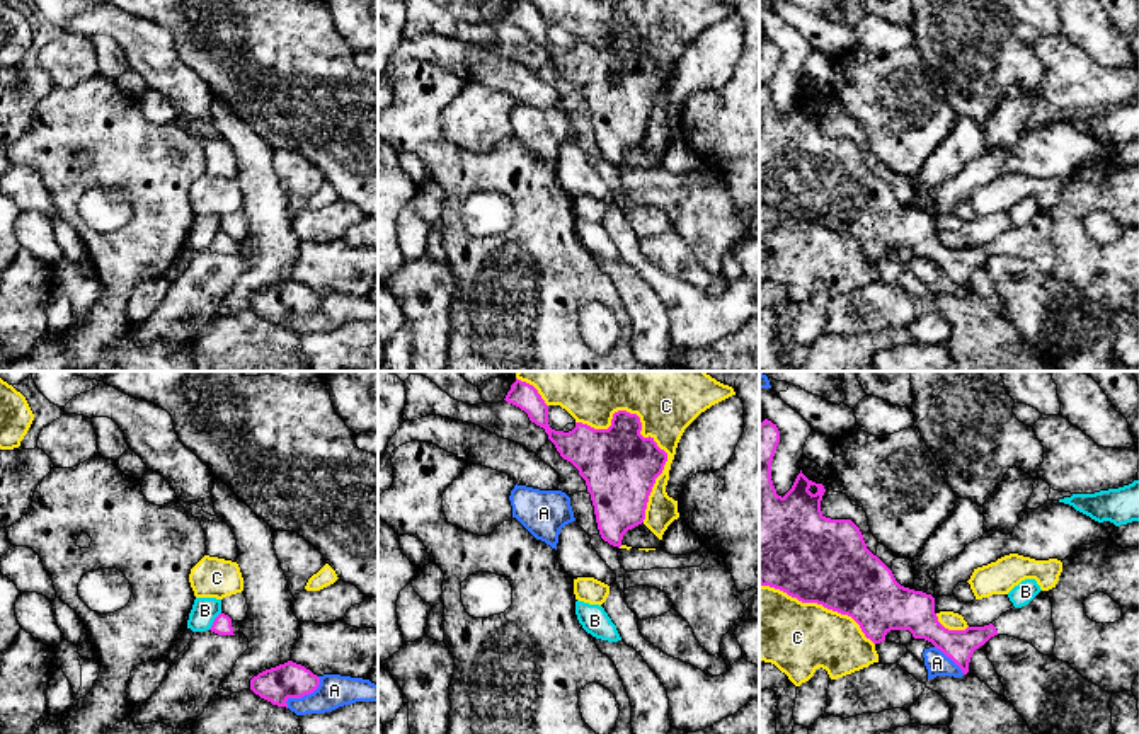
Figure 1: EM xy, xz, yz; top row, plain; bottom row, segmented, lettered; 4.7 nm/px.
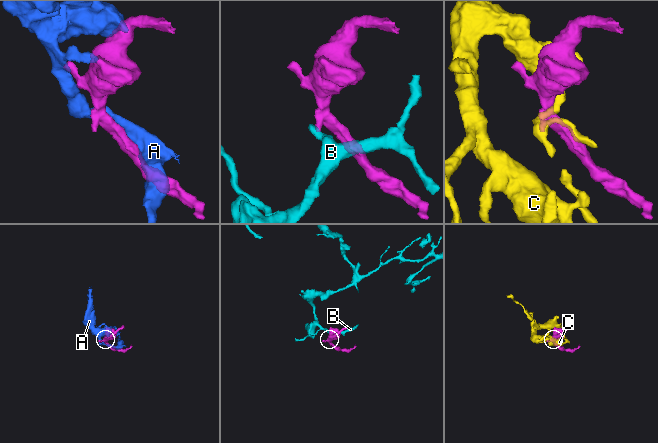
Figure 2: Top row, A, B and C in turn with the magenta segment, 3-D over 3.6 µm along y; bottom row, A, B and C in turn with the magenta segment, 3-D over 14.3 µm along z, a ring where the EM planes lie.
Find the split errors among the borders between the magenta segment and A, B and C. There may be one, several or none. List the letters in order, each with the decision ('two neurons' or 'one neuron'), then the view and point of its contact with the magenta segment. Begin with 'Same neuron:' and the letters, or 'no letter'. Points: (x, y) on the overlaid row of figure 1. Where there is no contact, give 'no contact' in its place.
Same neuron: no letter
A: two neurons; meets magenta in xy at (303, 695)
B: two neurons; meets magenta in xy at (215, 620)
C: two neurons; meets magenta in xz at (646, 438)

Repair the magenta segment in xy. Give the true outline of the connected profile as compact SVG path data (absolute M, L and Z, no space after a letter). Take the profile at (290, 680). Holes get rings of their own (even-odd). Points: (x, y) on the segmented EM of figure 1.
M288 661L266 669L250 680L250 690L278 707L288 708L289 698L301 698L313 693L320 678L301 664Z

